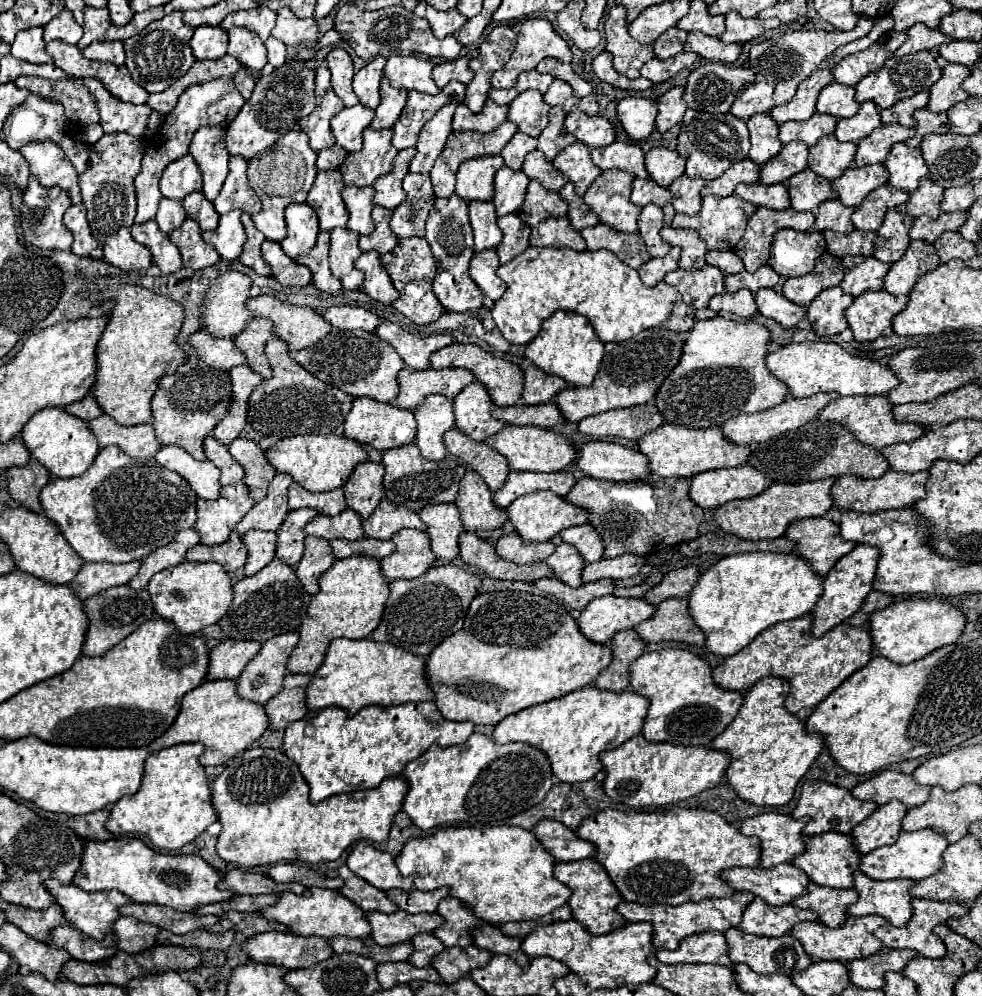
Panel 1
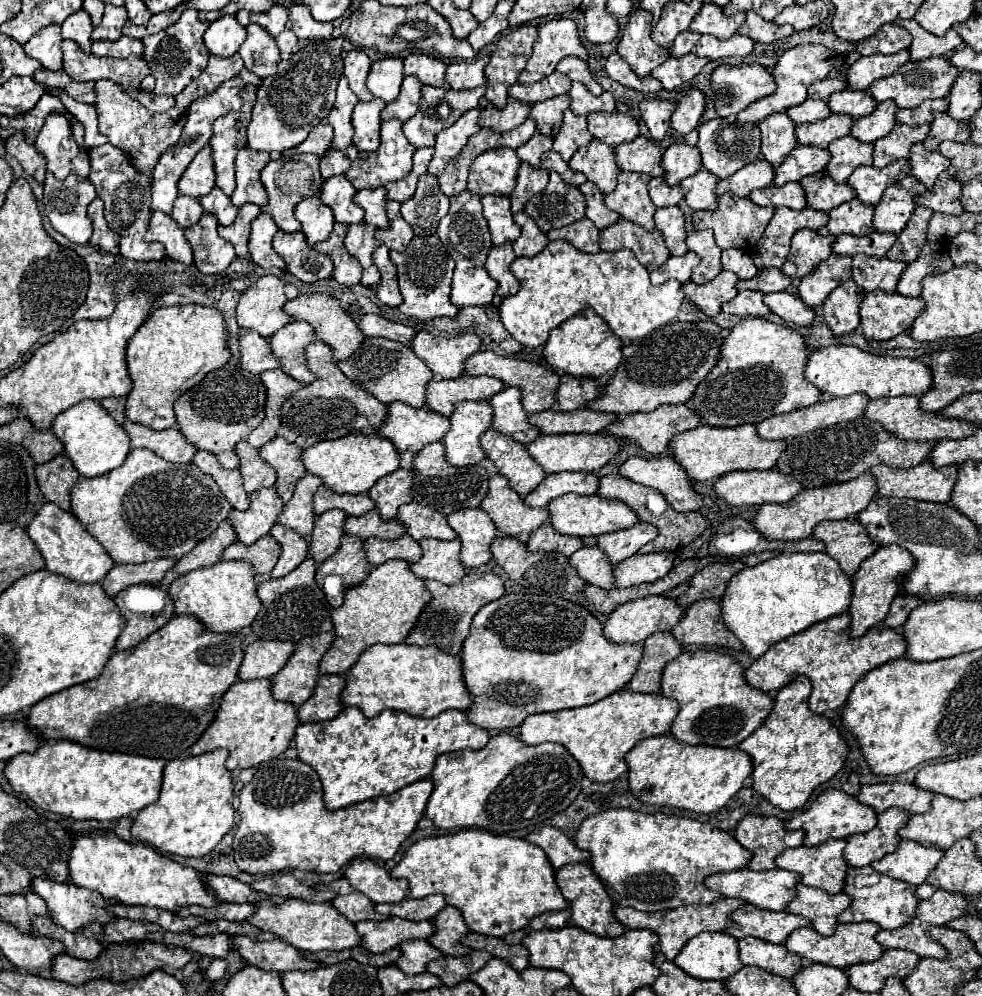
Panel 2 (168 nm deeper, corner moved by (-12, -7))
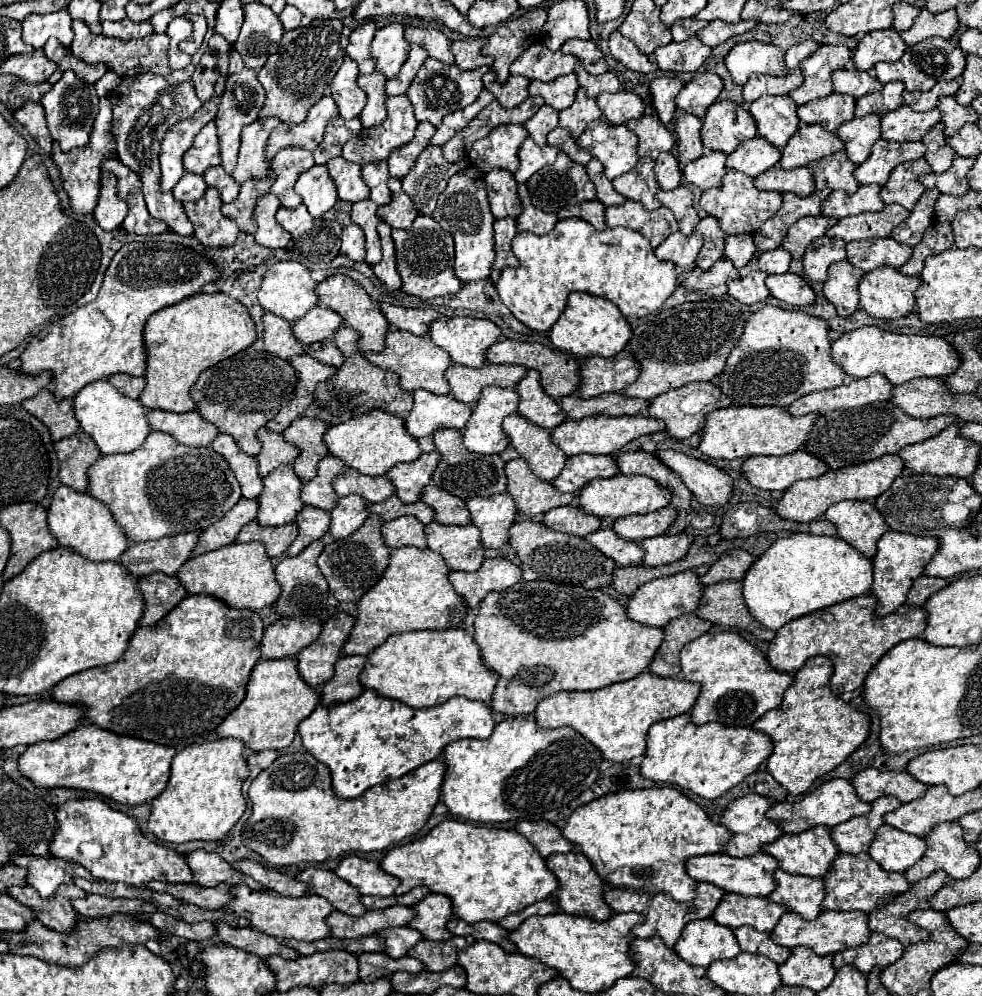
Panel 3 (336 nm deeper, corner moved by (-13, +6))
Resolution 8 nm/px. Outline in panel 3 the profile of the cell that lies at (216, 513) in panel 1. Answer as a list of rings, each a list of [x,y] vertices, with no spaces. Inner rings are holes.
[[[281,465],[263,477],[265,489],[259,495],[259,525],[287,525],[293,523],[305,507],[301,501],[303,481],[295,475],[291,465]]]

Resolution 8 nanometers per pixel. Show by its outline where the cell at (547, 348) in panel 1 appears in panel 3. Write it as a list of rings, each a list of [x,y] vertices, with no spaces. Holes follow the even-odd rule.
[[[575,291],[575,293],[569,293],[567,307],[557,319],[557,323],[551,327],[549,339],[557,349],[577,357],[593,357],[593,355],[613,357],[631,339],[631,327],[627,319],[621,315],[621,311],[609,299]]]

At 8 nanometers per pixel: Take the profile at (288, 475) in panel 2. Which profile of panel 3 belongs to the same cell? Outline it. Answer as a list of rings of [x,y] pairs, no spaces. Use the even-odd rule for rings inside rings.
[[[299,417],[291,423],[291,427],[283,433],[285,441],[299,447],[299,457],[295,459],[295,473],[303,481],[311,481],[317,475],[317,463],[327,455],[327,445],[323,435],[327,431],[327,423],[311,417]]]

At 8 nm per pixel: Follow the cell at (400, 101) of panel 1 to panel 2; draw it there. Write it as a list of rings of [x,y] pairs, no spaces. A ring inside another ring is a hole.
[[[406,76],[400,88],[400,96],[396,98],[396,102],[386,104],[384,112],[382,112],[382,120],[400,120],[400,122],[408,122],[410,118],[416,116],[418,112],[418,104],[420,104],[420,88],[422,84],[418,82],[418,78],[414,76]]]

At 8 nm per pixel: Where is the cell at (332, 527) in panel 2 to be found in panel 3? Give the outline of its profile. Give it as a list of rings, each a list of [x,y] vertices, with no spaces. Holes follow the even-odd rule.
[[[357,495],[341,497],[337,507],[331,511],[331,529],[329,529],[331,537],[341,539],[355,533],[363,525],[363,521],[369,517],[367,505],[369,503]]]

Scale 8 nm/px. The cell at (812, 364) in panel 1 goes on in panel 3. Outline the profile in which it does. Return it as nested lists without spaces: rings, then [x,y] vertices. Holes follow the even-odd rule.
[[[861,327],[845,333],[833,343],[831,355],[833,361],[839,363],[851,377],[869,377],[873,373],[883,373],[893,385],[901,385],[917,377],[947,377],[961,365],[959,353],[943,337],[889,333],[879,327]]]

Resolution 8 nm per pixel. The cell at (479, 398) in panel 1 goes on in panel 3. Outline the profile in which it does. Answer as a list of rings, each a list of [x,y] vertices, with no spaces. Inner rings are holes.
[[[529,371],[521,379],[521,383],[517,385],[517,393],[521,395],[519,413],[531,423],[537,423],[545,429],[555,429],[567,419],[561,405],[557,405],[557,401],[549,397],[541,387],[539,375],[535,371]]]

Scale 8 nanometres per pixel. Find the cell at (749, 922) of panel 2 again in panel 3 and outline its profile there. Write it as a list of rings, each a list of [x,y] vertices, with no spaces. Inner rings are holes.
[[[725,893],[713,911],[713,921],[725,925],[729,929],[737,929],[741,925],[755,927],[757,931],[771,931],[781,915],[787,909],[779,903],[773,903],[763,897],[745,897],[739,893]]]

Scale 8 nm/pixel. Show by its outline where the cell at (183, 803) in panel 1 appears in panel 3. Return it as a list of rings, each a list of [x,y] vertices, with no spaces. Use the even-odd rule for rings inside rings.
[[[215,739],[201,745],[189,745],[177,753],[167,789],[151,801],[151,833],[161,841],[171,843],[223,839],[247,809],[241,787],[249,777],[249,765],[243,751],[245,745],[239,739]]]

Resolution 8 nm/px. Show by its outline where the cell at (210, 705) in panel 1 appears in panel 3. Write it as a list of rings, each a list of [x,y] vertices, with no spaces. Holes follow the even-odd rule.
[[[261,659],[247,683],[245,701],[217,727],[217,735],[241,739],[255,753],[263,749],[281,751],[293,743],[299,723],[315,711],[319,701],[321,693],[301,679],[297,659]]]

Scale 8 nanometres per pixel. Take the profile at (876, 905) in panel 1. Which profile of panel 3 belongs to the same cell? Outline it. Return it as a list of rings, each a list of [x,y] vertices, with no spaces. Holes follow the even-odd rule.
[[[839,853],[831,865],[831,869],[825,873],[823,883],[825,883],[825,899],[821,903],[823,909],[831,909],[831,911],[865,911],[871,913],[873,909],[885,905],[887,901],[891,901],[893,897],[897,897],[899,893],[907,891],[911,887],[911,883],[905,879],[903,873],[889,873],[883,871],[873,859],[867,859],[865,865],[867,869],[861,871],[857,869],[853,863],[859,861],[855,855],[847,855],[847,853]]]

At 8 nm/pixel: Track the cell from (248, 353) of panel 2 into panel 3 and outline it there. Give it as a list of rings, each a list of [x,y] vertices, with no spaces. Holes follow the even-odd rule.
[[[265,313],[263,323],[265,323],[265,333],[263,333],[265,351],[283,359],[291,359],[303,353],[301,343],[291,331],[291,325],[293,325],[291,321],[285,321],[283,317],[277,317],[273,313]]]

